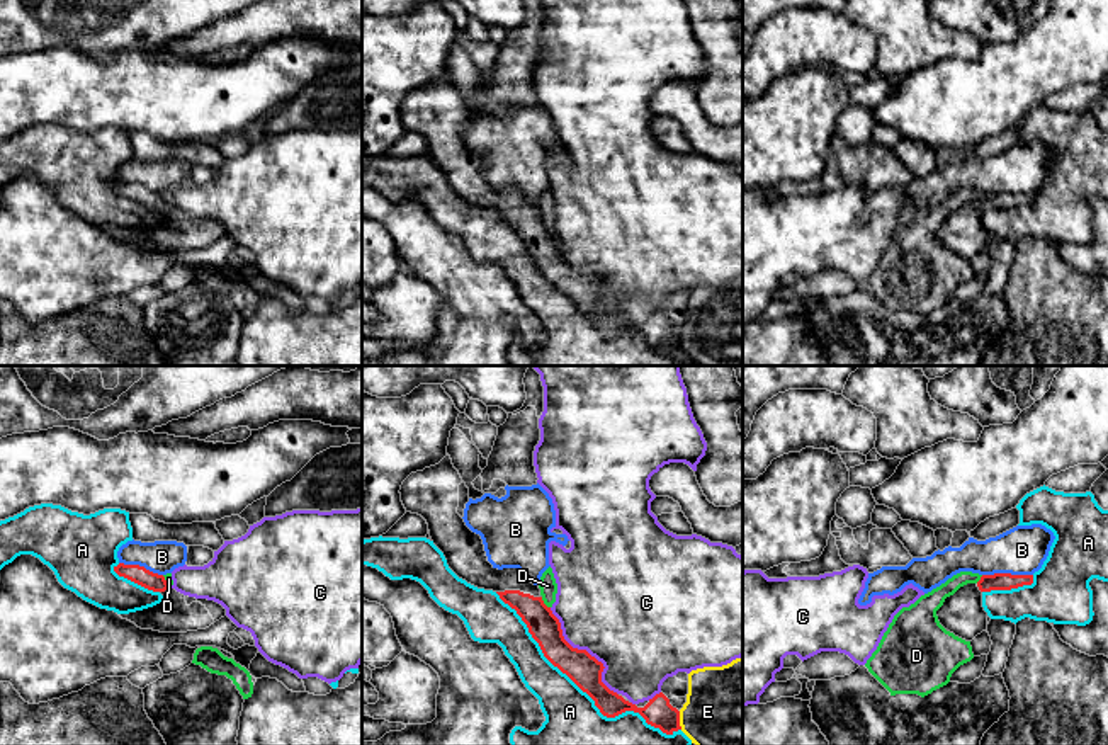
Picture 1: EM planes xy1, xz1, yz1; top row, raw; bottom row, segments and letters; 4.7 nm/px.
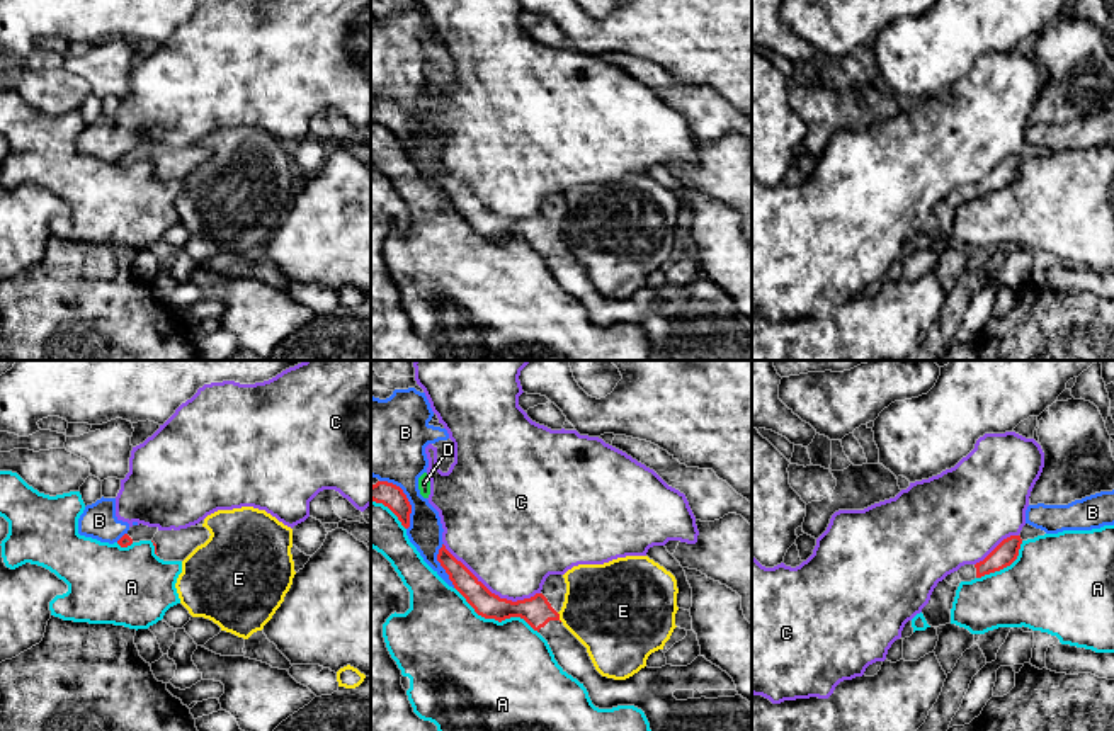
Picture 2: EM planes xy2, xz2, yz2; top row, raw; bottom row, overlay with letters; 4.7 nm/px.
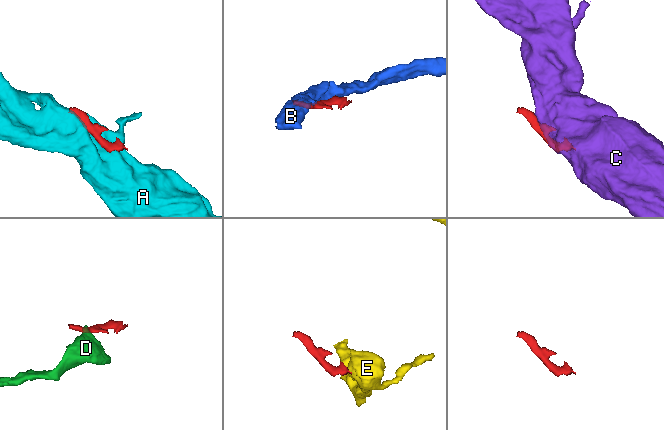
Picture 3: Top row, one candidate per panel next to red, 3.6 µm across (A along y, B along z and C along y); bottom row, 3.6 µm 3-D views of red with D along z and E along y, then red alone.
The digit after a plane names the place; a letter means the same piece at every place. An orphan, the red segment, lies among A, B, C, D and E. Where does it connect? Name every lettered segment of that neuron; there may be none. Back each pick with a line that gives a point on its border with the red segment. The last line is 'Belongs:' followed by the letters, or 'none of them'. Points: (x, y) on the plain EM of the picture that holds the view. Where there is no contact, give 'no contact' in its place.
Belongs: none of them

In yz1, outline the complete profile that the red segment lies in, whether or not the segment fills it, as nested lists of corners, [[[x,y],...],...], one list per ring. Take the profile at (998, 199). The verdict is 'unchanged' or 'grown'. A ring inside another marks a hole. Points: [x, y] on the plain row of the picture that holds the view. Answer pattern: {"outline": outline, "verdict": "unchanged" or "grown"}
{"outline": [[[982,194],[977,202],[967,202],[945,218],[943,225],[936,230],[938,240],[947,250],[972,260],[987,248],[987,231],[982,226],[984,211],[1011,209],[1032,202],[1033,194]]], "verdict": "grown"}

